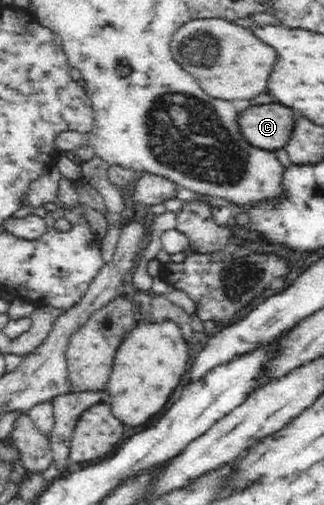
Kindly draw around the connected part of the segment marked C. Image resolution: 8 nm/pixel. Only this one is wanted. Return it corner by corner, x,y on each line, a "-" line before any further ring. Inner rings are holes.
281,103
249,106
238,112
239,132
252,147
274,151
285,146
294,125
296,112

